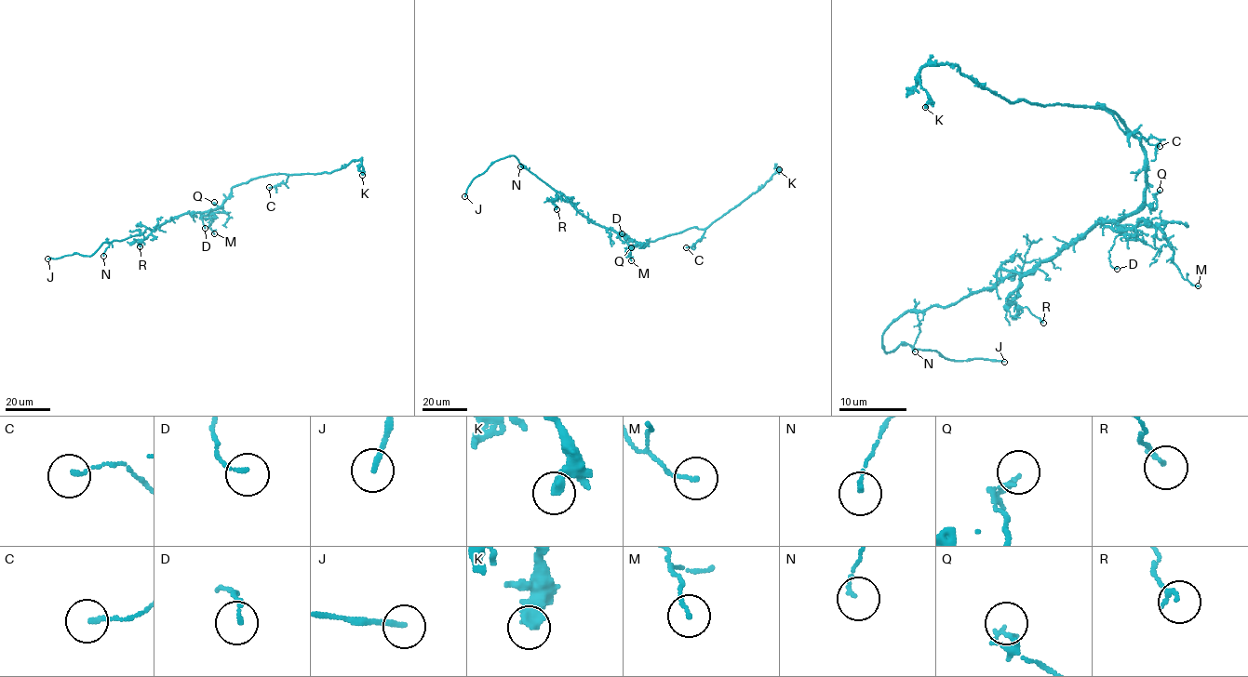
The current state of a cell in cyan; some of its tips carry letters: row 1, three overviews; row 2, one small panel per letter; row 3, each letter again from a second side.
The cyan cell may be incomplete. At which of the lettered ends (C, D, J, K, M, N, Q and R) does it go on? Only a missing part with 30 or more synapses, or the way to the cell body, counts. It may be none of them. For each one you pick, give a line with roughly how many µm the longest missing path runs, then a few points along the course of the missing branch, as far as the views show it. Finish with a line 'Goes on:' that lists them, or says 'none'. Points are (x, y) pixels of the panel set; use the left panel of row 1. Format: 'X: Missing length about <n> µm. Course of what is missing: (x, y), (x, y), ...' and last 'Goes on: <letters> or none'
J: Missing length about 10 µm
Goes on: J

